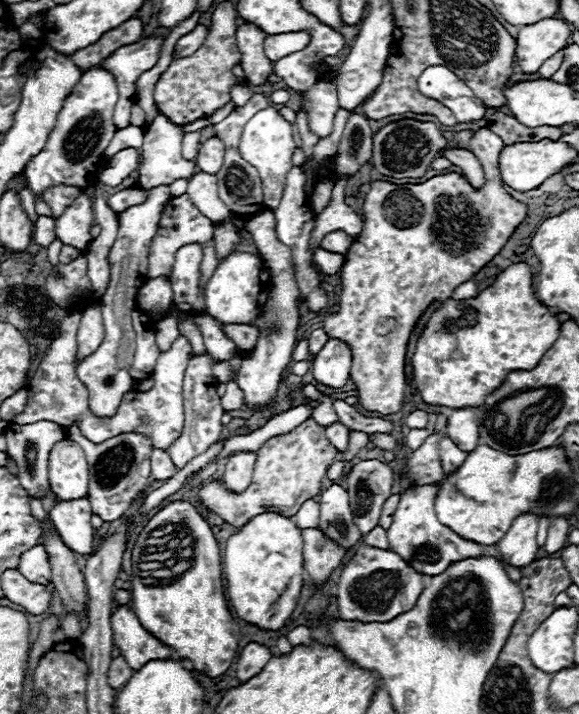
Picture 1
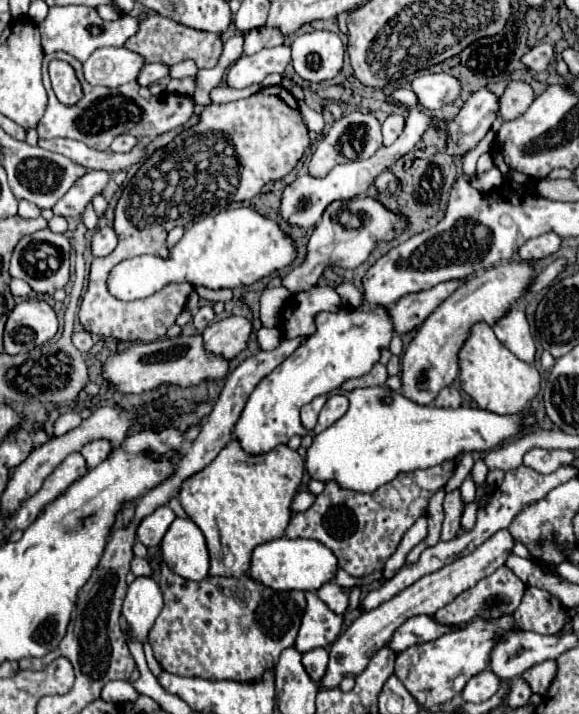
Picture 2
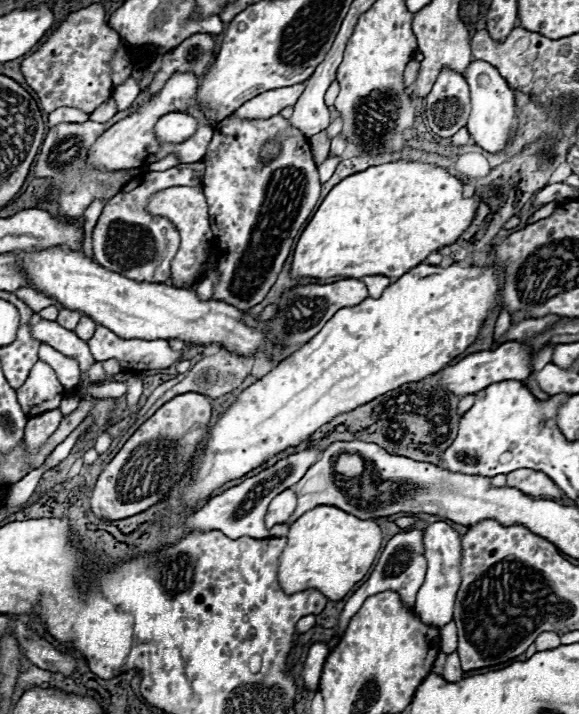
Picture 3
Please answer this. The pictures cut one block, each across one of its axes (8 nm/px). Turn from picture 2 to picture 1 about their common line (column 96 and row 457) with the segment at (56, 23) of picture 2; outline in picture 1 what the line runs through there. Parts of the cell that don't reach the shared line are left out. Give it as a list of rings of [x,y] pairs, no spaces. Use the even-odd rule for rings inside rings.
[[[40,420],[40,422],[24,424],[24,426],[8,424],[4,436],[6,436],[6,442],[8,442],[8,454],[18,464],[18,472],[20,472],[18,474],[18,480],[20,480],[22,488],[30,496],[38,496],[38,498],[44,496],[50,490],[50,484],[48,484],[48,456],[50,456],[50,448],[58,440],[64,440],[66,438],[66,432],[58,424],[54,424],[54,422]]]

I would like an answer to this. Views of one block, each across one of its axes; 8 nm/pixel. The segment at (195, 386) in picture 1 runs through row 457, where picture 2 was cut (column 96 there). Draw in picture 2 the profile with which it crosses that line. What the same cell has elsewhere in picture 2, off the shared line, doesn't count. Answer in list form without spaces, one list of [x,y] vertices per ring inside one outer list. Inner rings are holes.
[[[90,170],[86,176],[76,180],[76,184],[56,202],[52,208],[58,216],[82,216],[86,206],[94,200],[96,194],[102,194],[106,184],[110,180],[110,174],[104,174],[104,170]]]

